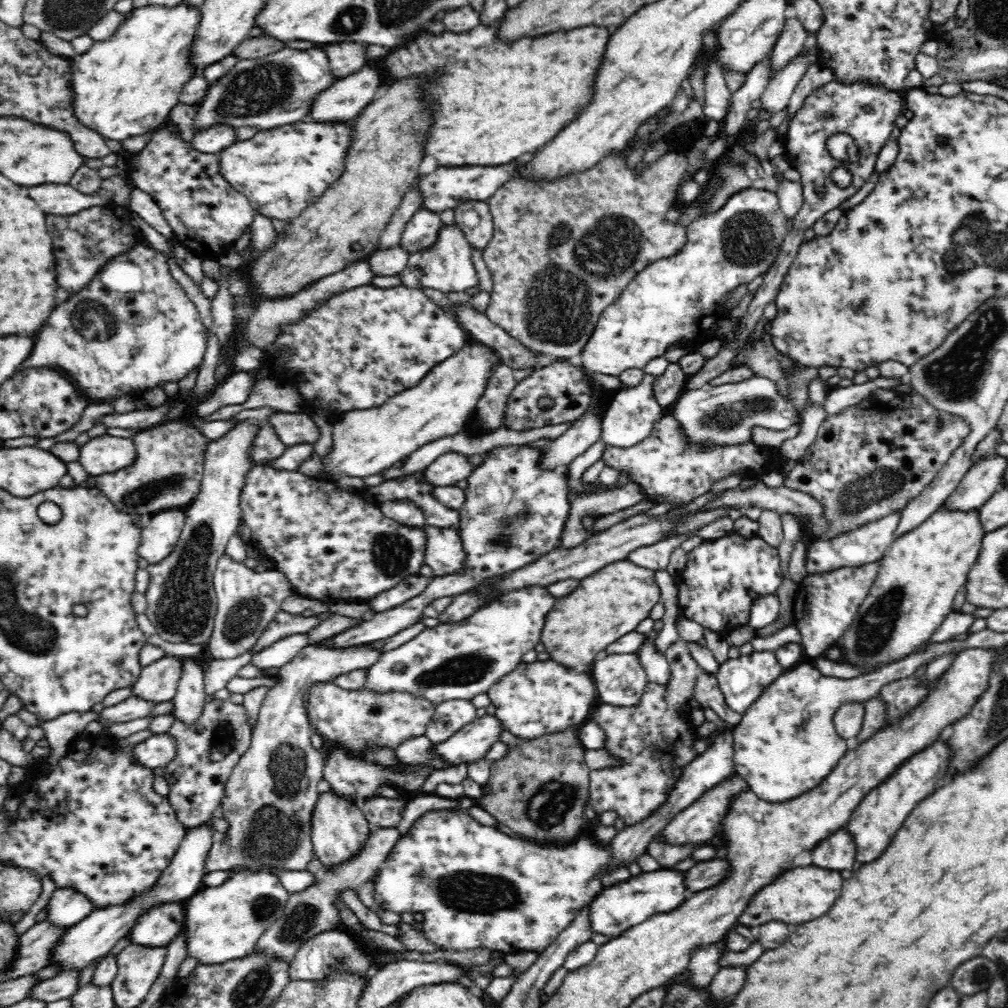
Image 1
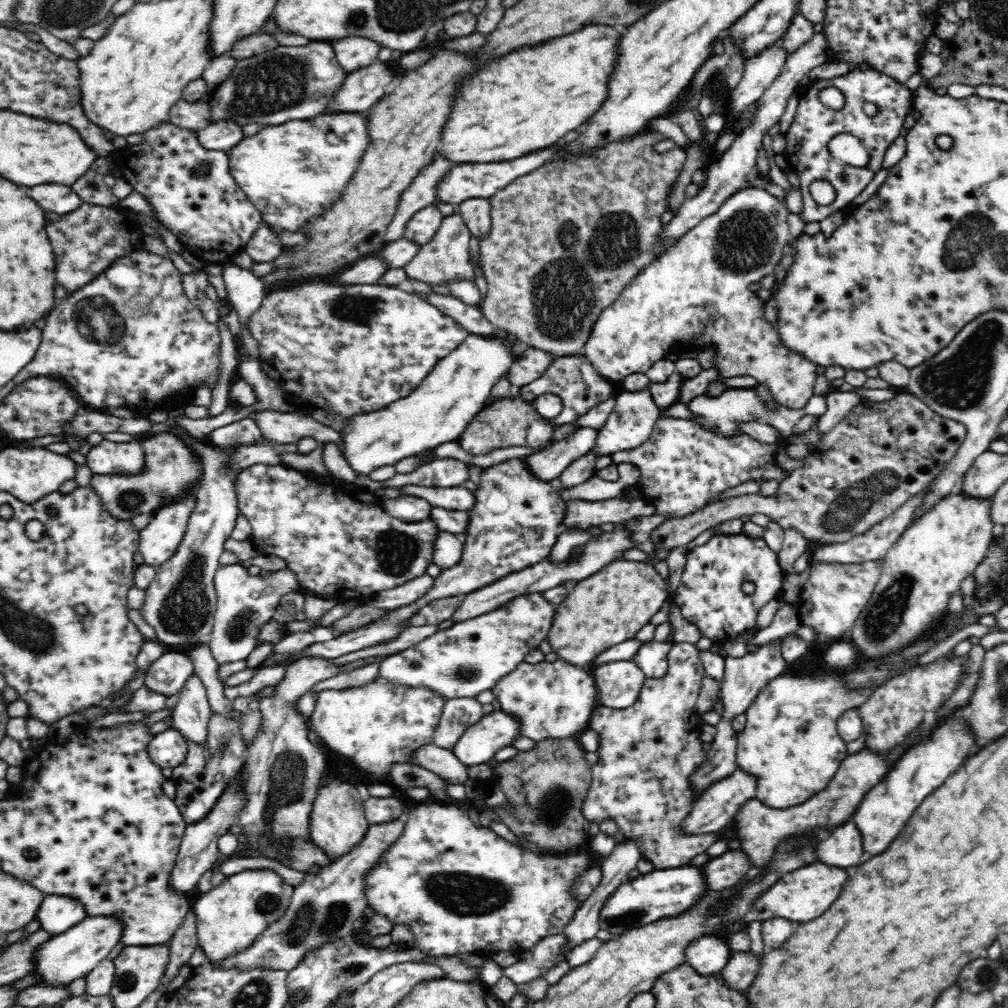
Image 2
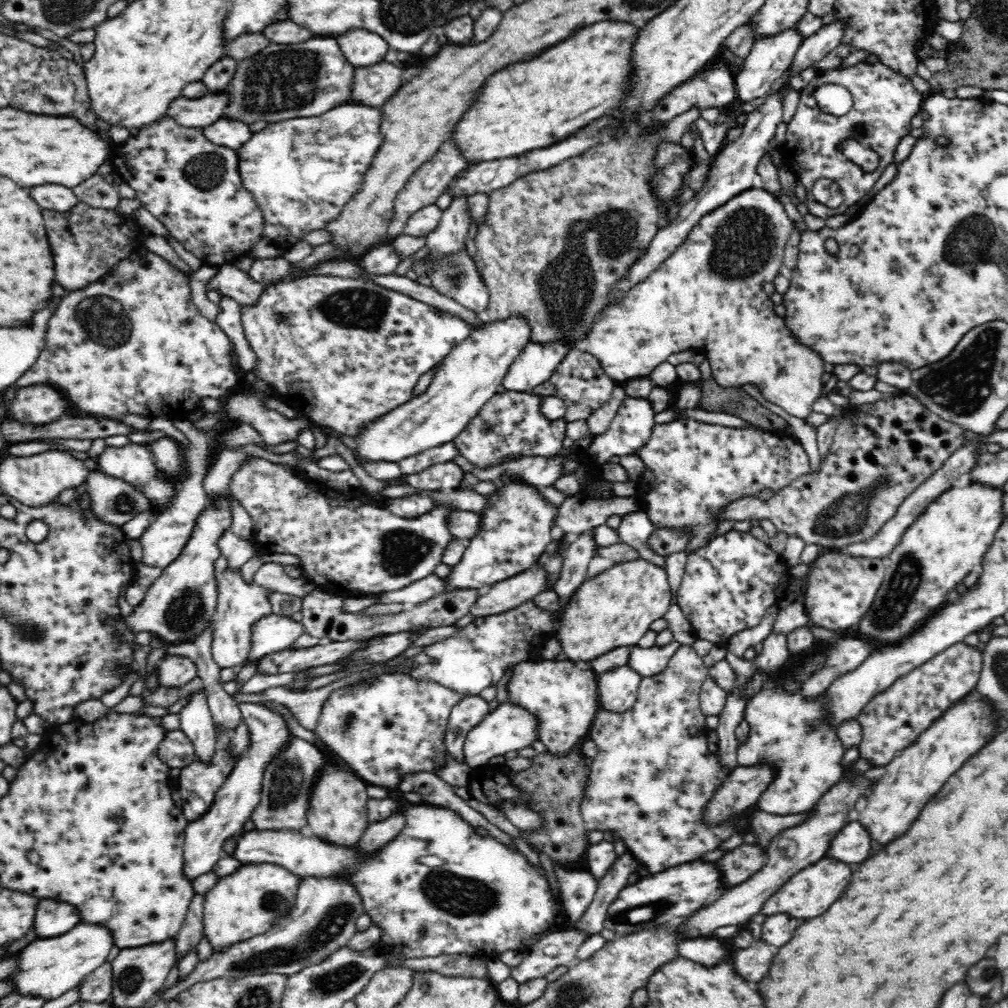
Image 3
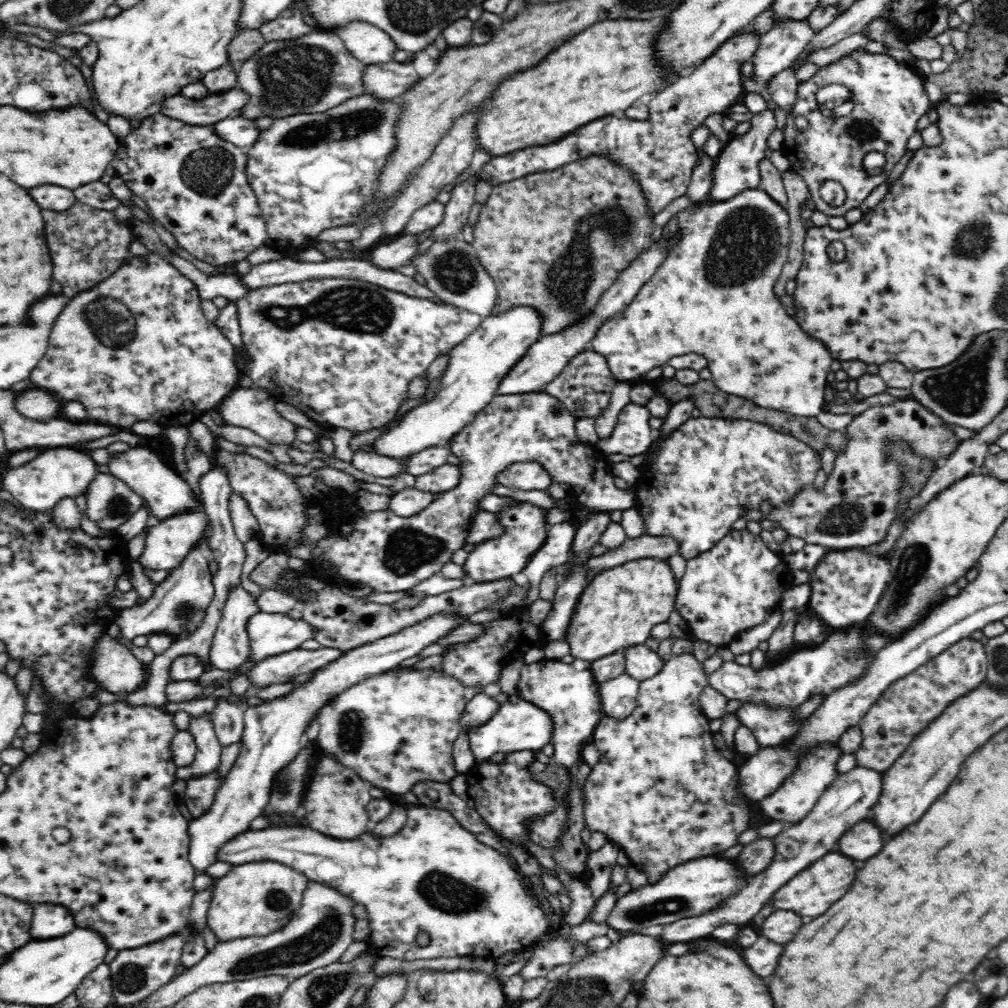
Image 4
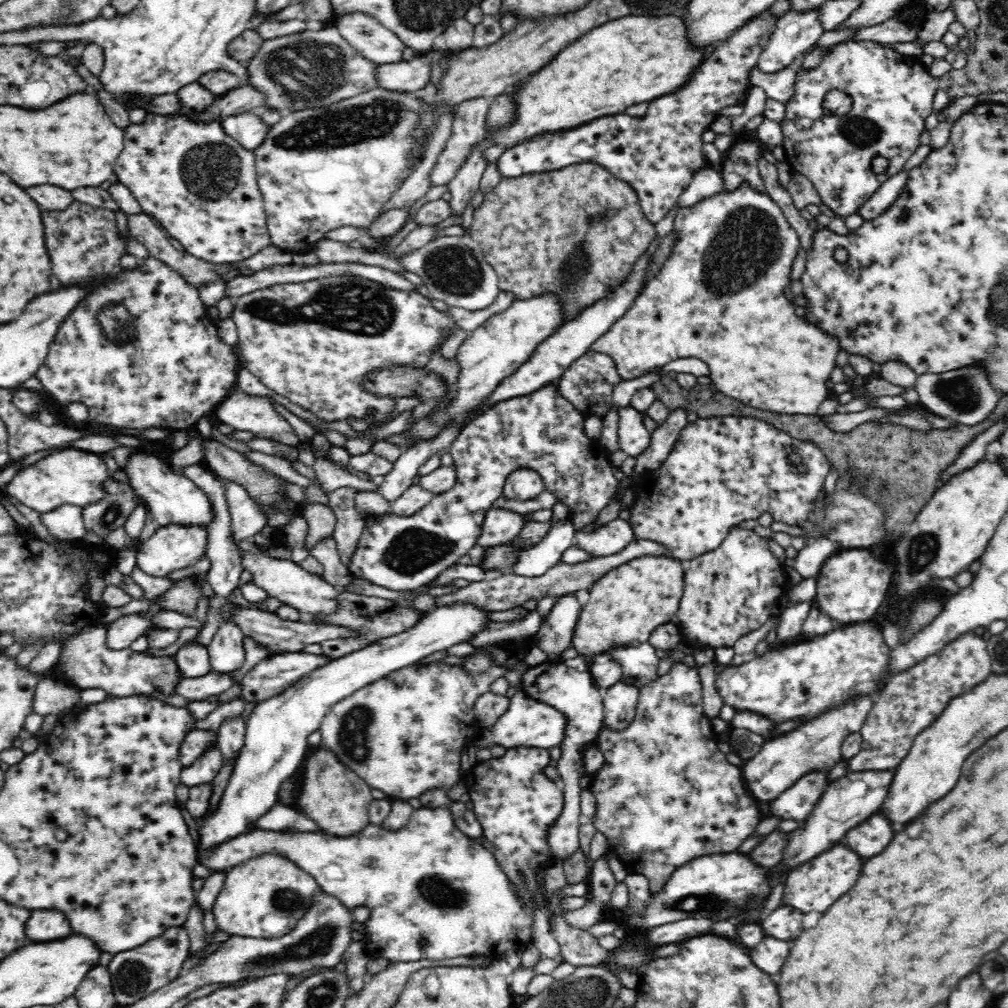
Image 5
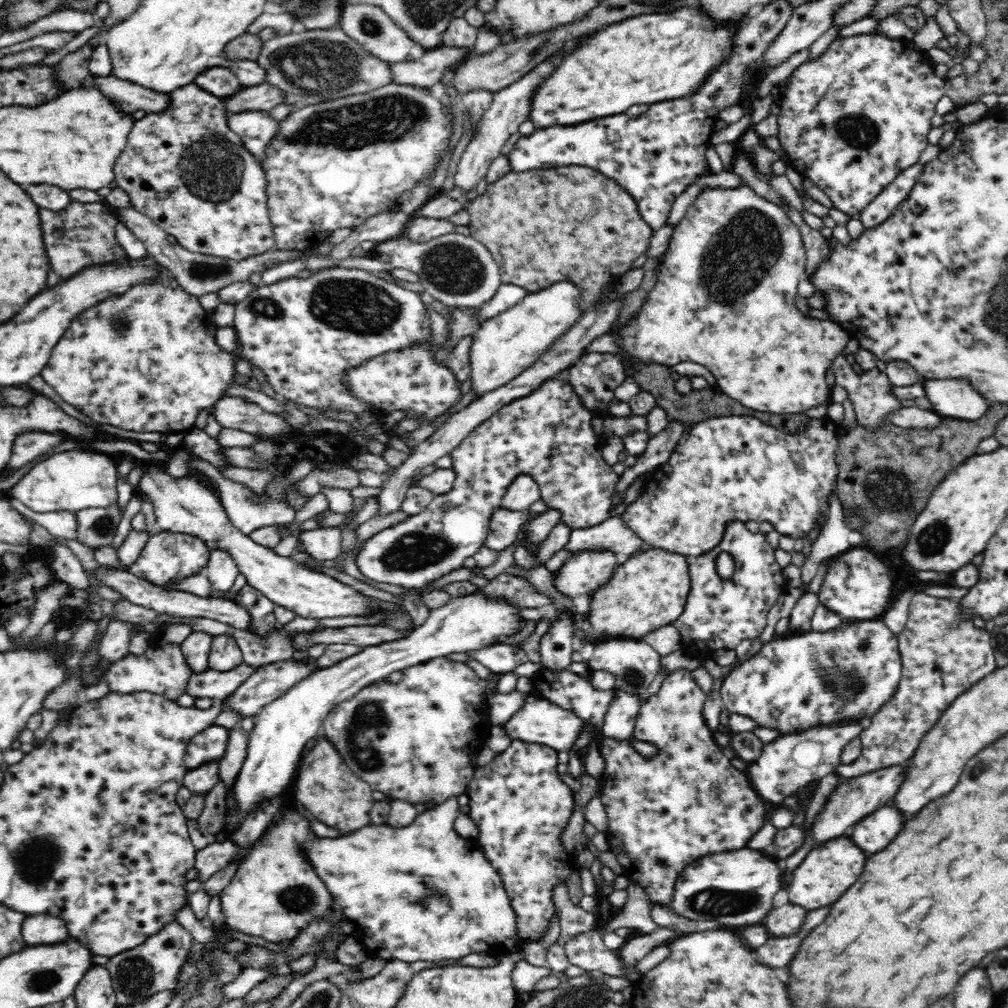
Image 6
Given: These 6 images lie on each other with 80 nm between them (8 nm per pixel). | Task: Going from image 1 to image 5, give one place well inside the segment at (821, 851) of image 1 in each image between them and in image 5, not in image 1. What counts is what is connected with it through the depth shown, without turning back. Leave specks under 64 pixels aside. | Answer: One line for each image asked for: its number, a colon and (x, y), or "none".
2: (843, 847)
3: (853, 843)
4: (864, 839)
5: (868, 838)

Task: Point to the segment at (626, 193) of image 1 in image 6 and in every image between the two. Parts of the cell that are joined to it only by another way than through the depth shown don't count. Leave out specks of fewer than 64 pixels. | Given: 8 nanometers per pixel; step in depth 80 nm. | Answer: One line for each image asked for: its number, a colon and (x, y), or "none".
2: (565, 240)
3: (552, 243)
4: (556, 240)
5: (577, 231)
6: (541, 226)

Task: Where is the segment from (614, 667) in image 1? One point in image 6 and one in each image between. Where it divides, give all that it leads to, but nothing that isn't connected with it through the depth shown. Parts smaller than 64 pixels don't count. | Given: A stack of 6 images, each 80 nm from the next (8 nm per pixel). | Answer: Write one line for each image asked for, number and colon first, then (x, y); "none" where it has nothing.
2: (618, 684)
3: (618, 689)
4: (618, 697)
5: (620, 702)
6: (620, 720)

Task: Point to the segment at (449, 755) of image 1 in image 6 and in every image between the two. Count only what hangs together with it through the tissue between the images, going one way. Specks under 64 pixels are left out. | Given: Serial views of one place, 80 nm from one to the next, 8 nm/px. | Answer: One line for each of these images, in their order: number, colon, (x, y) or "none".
2: (496, 730)
3: (508, 728)
4: (518, 725)
5: (528, 723)
6: (540, 721)

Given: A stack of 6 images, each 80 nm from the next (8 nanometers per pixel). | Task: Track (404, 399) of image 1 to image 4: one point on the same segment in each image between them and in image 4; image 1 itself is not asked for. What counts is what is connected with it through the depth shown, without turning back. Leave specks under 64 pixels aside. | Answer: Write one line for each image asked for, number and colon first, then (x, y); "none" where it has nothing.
2: (456, 390)
3: (469, 376)
4: (477, 365)

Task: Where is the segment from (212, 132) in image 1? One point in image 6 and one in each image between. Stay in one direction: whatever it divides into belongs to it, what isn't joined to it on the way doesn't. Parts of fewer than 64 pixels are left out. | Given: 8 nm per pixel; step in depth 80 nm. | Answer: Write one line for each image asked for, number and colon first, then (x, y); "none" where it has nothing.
2: (223, 135)
3: (232, 133)
4: (243, 132)
5: (248, 128)
6: (256, 128)

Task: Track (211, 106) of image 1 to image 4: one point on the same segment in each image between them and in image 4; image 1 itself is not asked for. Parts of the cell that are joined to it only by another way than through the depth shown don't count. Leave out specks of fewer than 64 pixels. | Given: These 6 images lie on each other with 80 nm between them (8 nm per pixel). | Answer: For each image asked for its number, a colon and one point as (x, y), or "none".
2: (288, 83)
3: (308, 78)
4: (314, 72)

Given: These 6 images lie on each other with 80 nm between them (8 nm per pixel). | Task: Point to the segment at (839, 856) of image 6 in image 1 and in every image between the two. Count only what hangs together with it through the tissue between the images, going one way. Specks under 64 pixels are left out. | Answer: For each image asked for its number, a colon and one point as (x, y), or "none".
1: (804, 893)
2: (803, 894)
3: (807, 894)
4: (811, 891)
5: (813, 886)

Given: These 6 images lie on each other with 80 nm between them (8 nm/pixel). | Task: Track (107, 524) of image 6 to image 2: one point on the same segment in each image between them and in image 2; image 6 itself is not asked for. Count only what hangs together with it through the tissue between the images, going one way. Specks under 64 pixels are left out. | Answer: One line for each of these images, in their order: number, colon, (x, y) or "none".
2: (171, 467)
3: (112, 500)
4: (110, 502)
5: (100, 518)

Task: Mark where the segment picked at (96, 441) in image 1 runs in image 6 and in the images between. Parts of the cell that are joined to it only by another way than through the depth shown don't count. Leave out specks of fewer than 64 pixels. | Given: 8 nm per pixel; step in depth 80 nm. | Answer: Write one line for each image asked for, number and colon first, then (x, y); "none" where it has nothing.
2: (108, 458)
3: (134, 463)
4: (166, 494)
5: (173, 499)
6: (185, 505)

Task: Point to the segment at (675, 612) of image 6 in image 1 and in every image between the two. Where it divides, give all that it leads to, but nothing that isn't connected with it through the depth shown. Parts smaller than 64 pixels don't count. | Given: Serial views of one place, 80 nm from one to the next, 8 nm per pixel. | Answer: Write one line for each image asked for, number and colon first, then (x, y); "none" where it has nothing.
1: (606, 605)
2: (609, 607)
3: (616, 607)
4: (620, 606)
5: (625, 605)

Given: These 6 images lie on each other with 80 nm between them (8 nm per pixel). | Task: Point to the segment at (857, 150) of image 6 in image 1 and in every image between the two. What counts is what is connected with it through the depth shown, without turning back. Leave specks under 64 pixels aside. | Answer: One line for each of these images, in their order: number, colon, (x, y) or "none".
1: (834, 107)
2: (814, 125)
3: (884, 101)
4: (889, 97)
5: (892, 94)

